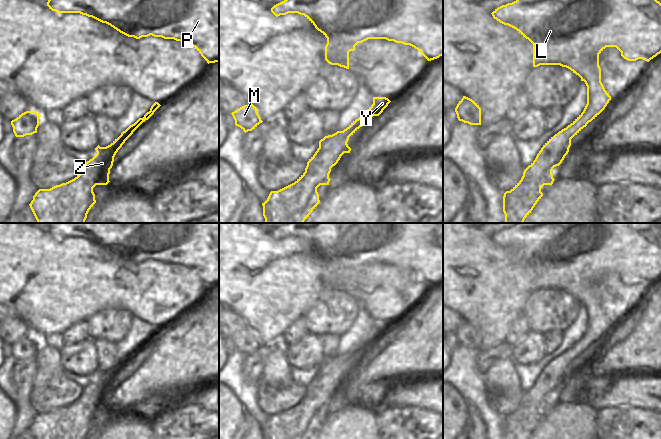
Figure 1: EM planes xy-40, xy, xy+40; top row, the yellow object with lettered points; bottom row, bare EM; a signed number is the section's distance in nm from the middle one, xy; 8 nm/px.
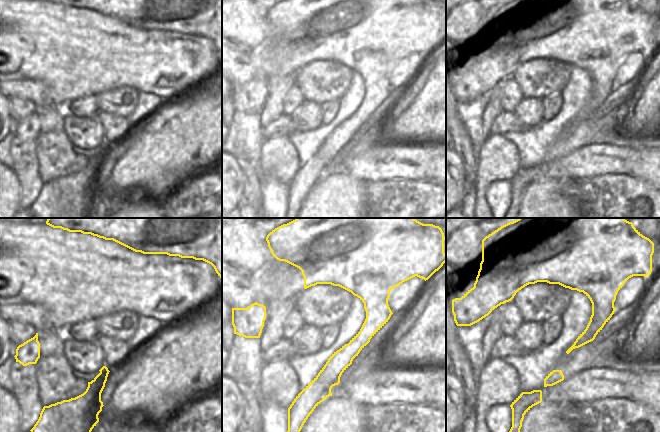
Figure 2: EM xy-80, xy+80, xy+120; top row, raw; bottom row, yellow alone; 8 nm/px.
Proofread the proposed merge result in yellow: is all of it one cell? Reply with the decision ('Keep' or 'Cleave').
Cleave

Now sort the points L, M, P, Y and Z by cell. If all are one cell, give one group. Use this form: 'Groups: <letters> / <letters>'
Groups: L M P Y / Z

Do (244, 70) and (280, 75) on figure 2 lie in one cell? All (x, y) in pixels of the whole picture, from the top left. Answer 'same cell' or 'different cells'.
same cell

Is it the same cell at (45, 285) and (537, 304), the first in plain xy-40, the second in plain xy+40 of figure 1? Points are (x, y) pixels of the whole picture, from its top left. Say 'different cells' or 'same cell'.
different cells

